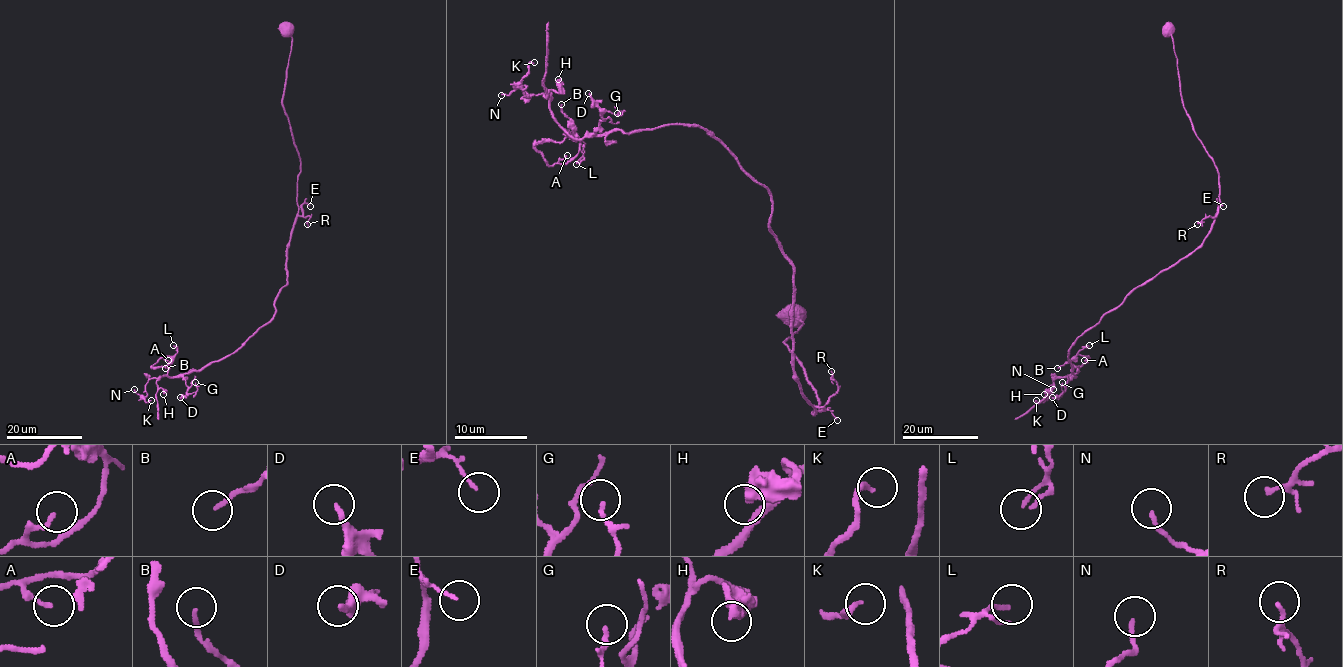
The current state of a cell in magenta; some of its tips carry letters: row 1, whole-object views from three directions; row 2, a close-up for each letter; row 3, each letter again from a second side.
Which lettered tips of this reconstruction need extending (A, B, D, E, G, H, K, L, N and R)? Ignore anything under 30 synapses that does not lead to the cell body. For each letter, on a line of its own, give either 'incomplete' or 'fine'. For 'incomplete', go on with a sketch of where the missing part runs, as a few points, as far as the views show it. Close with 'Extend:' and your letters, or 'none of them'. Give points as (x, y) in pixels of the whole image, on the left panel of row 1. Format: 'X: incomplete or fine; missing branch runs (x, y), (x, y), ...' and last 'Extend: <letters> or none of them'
A: fine
B: fine
D: fine
E: fine
G: fine
H: fine
K: fine
L: fine
N: fine
R: fine
Extend: none of them

